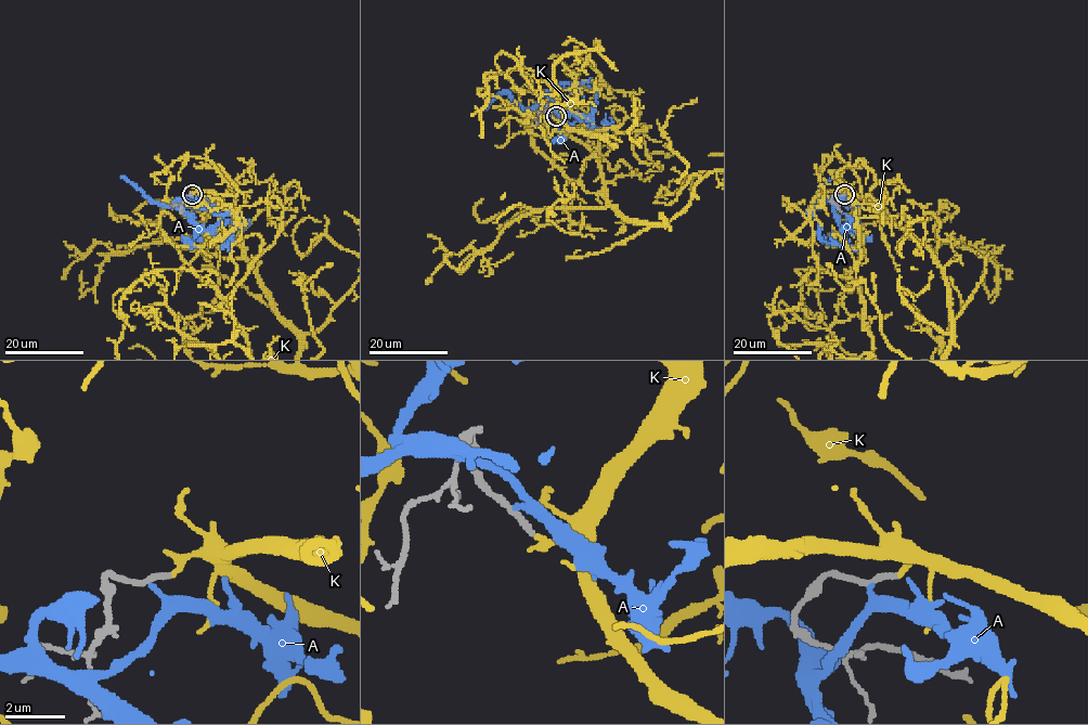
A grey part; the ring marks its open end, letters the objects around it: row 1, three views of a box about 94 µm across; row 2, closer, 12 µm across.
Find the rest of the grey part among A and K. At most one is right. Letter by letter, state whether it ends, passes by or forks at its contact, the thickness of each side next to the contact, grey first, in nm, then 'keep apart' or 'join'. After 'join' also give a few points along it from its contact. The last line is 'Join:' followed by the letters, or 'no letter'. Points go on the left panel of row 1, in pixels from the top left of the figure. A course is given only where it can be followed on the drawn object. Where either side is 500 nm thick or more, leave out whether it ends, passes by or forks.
A: it ends | 260/180 nm | keep apart
K: it ends | 200/240 nm | join
Join: K

